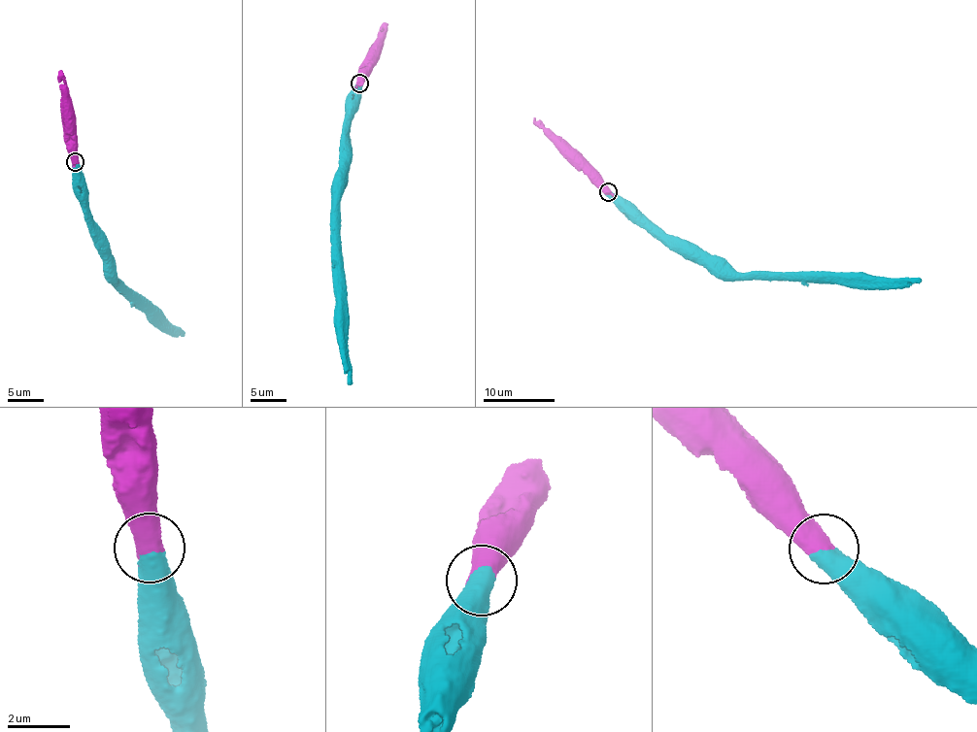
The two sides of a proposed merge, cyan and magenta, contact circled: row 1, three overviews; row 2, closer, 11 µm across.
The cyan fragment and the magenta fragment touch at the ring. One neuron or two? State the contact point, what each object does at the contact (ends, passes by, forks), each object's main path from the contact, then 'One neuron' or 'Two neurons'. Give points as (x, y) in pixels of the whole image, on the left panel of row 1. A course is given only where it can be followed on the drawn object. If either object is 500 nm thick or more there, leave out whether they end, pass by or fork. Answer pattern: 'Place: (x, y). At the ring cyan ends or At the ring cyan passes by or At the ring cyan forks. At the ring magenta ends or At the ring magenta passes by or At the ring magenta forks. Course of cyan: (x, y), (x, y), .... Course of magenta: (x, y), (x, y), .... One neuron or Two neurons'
Place: (75, 162). Course of cyan: (75, 161), (91, 221), (99, 232), (115, 278), (185, 333). Course of magenta: (75, 161), (67, 116), (70, 109), (62, 77), (58, 71). One neuron

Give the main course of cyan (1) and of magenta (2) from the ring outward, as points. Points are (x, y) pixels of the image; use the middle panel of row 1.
1: (359, 83), (346, 135), (338, 199), (342, 335), (352, 383)
2: (359, 83), (371, 55), (378, 50), (386, 27), (384, 25)

